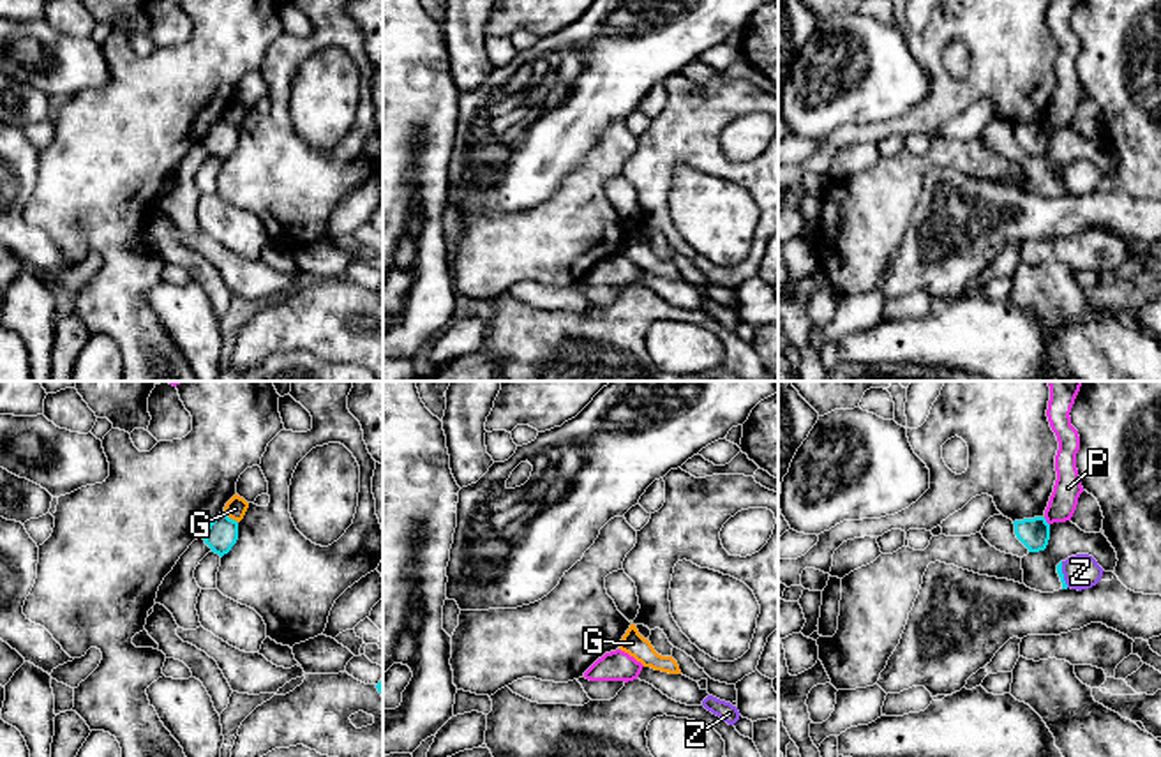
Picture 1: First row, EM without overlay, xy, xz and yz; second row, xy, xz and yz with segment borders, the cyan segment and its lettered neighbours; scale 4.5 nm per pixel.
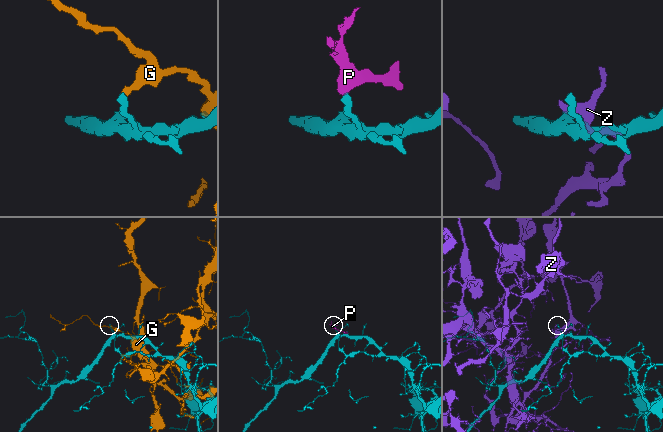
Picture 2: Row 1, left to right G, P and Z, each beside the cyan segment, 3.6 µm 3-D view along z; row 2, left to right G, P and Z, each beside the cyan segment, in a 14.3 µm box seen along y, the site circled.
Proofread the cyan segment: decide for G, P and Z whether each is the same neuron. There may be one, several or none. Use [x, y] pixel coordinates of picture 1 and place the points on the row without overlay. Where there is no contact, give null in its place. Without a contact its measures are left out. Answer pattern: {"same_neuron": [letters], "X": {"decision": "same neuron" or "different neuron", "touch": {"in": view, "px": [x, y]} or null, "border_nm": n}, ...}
{"same_neuron": [], "G": {"decision": "different neuron", "touch": {"in": "xy", "px": [228, 122]}, "border_nm": 90}, "P": {"decision": "different neuron", "touch": {"in": "yz", "px": [1045, 126]}, "border_nm": 50}, "Z": {"decision": "different neuron", "touch": {"in": "yz", "px": [1063, 179]}, "border_nm": 120}}

